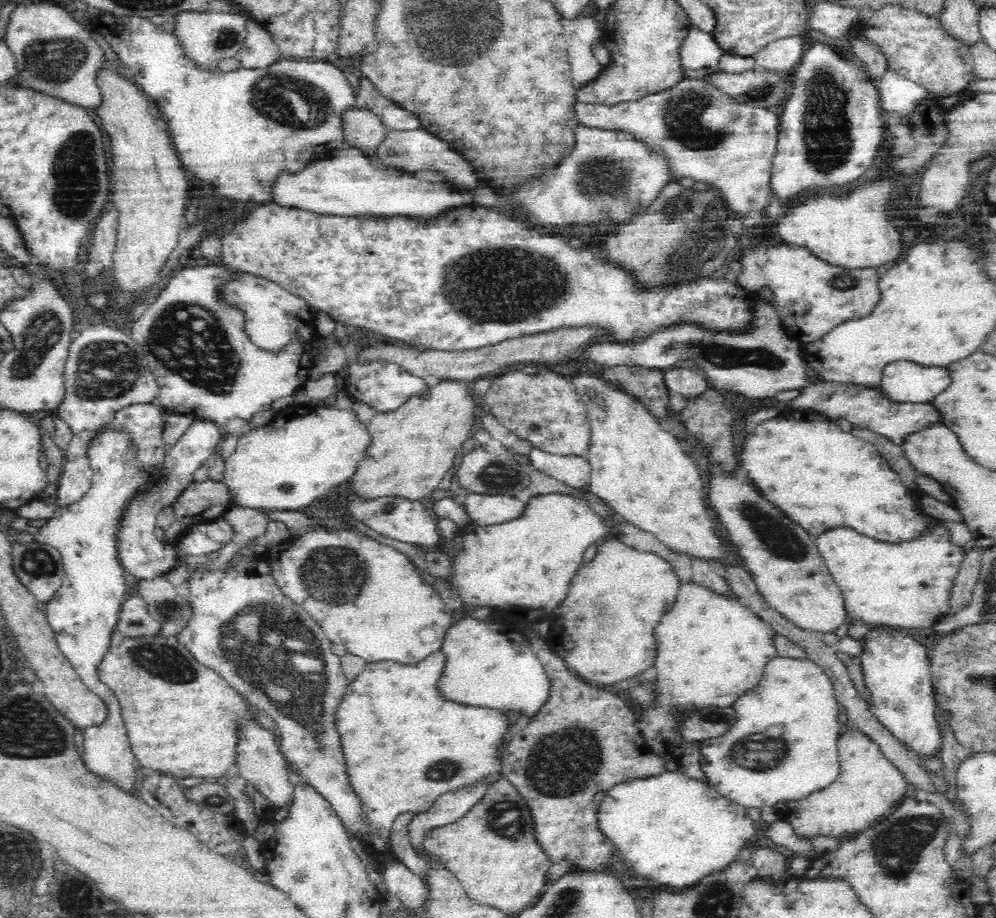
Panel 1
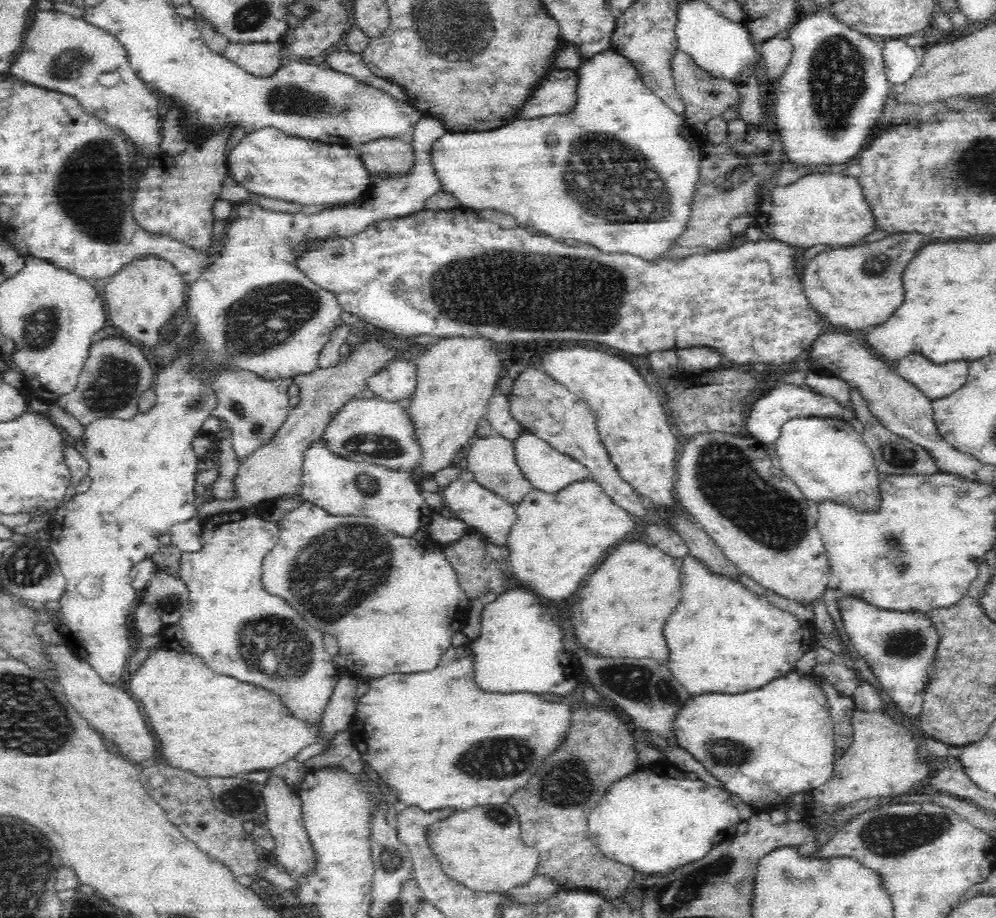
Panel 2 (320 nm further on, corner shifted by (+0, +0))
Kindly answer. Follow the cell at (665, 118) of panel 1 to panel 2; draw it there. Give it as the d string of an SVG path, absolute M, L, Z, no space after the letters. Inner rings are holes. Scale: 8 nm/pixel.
M558 69L548 72L538 90L520 112L520 120L553 115L565 116L575 110L578 101L578 71Z

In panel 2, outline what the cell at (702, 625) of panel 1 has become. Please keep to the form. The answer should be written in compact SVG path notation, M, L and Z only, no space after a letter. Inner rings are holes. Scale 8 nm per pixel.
M688 554L683 559L682 600L664 626L664 636L670 650L668 668L674 678L693 696L710 693L740 694L756 690L780 675L793 670L805 653L816 647L816 640L807 622L800 622L794 615L785 613L770 604L766 598L746 588L741 582L730 581L720 574L713 574L697 558Z

